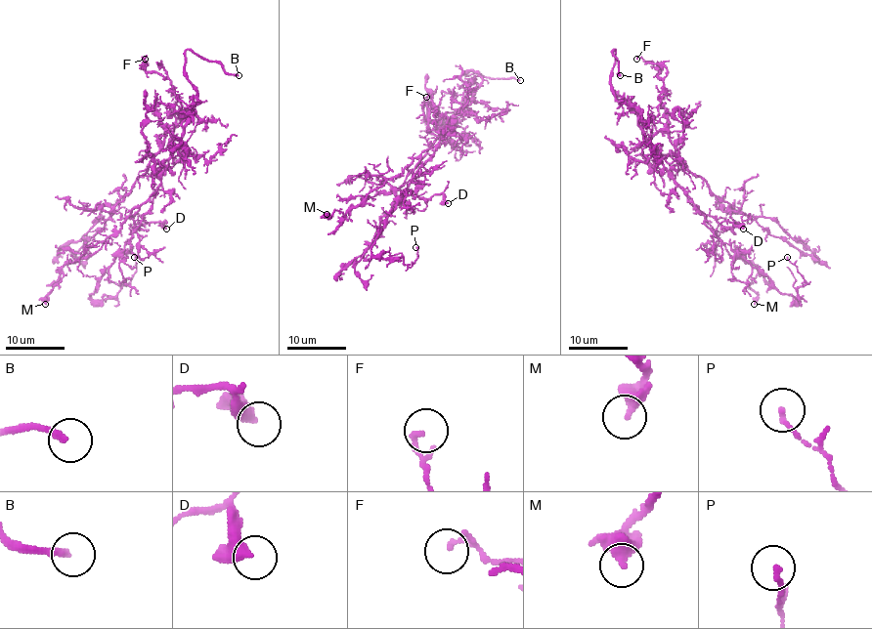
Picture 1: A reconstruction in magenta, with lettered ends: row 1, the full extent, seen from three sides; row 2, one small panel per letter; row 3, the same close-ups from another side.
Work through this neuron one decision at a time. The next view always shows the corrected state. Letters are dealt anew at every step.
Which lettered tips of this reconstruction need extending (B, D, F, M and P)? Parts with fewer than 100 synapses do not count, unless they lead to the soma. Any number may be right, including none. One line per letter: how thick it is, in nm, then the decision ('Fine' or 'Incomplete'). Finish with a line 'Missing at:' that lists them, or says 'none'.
B: Thickness 240 nm. Incomplete
D: Thickness 320 nm. Fine
F: Thickness 130 nm. Fine
M: Thickness 400 nm. Fine
P: Thickness 170 nm. Fine
Missing at: B

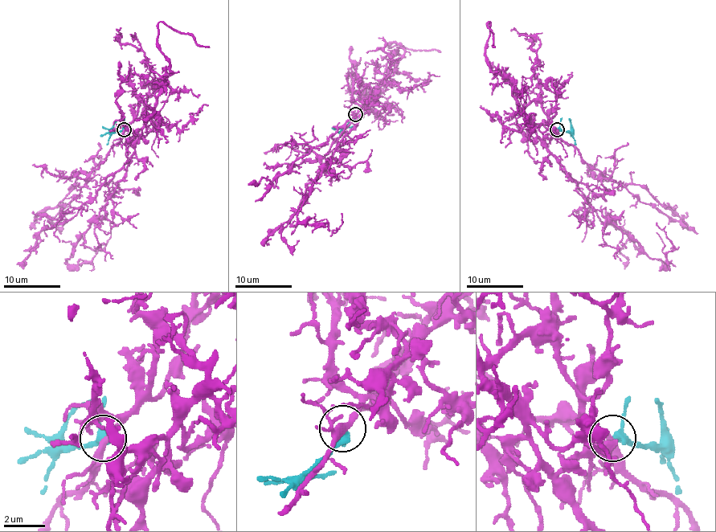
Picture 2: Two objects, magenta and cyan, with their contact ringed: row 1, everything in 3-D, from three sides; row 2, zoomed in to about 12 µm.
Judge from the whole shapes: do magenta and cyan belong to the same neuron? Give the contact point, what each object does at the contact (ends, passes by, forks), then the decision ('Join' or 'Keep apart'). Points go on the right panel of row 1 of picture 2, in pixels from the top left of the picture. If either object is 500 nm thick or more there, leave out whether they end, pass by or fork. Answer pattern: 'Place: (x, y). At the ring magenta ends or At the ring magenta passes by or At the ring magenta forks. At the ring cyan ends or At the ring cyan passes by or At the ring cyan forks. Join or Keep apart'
Place: (557, 129). At the ring magenta passes by. At the ring cyan passes by. Keep apart

